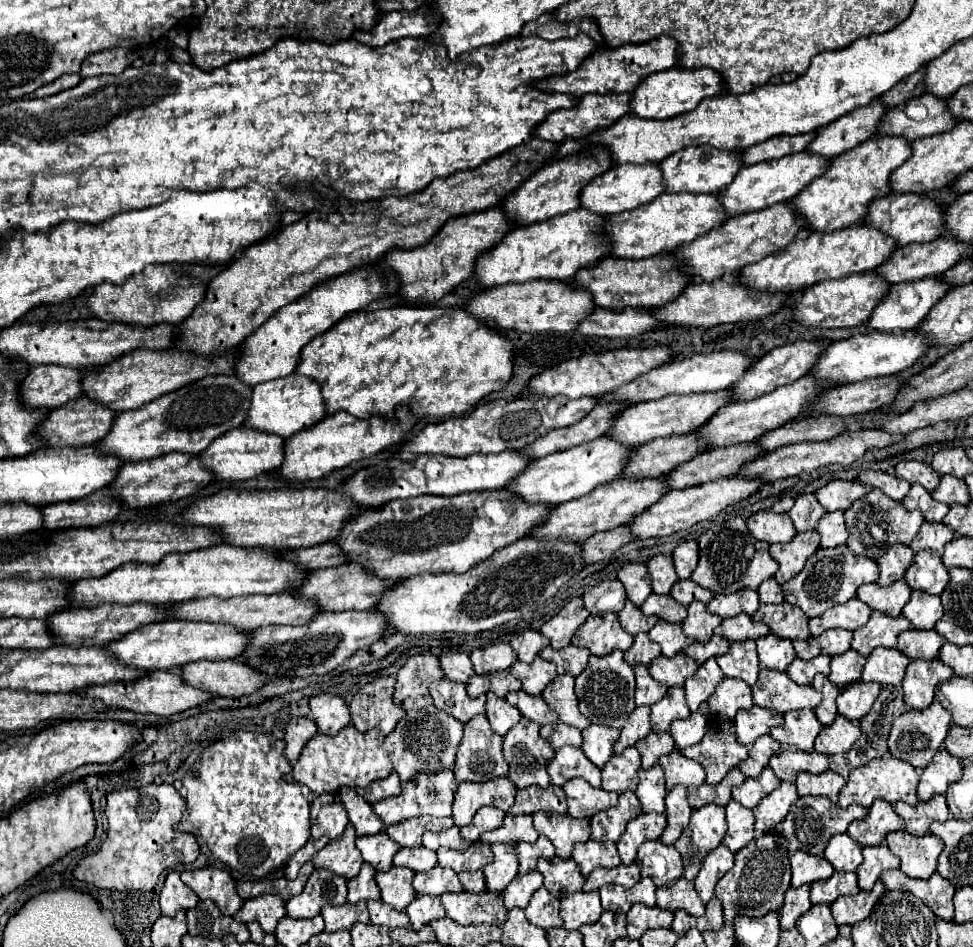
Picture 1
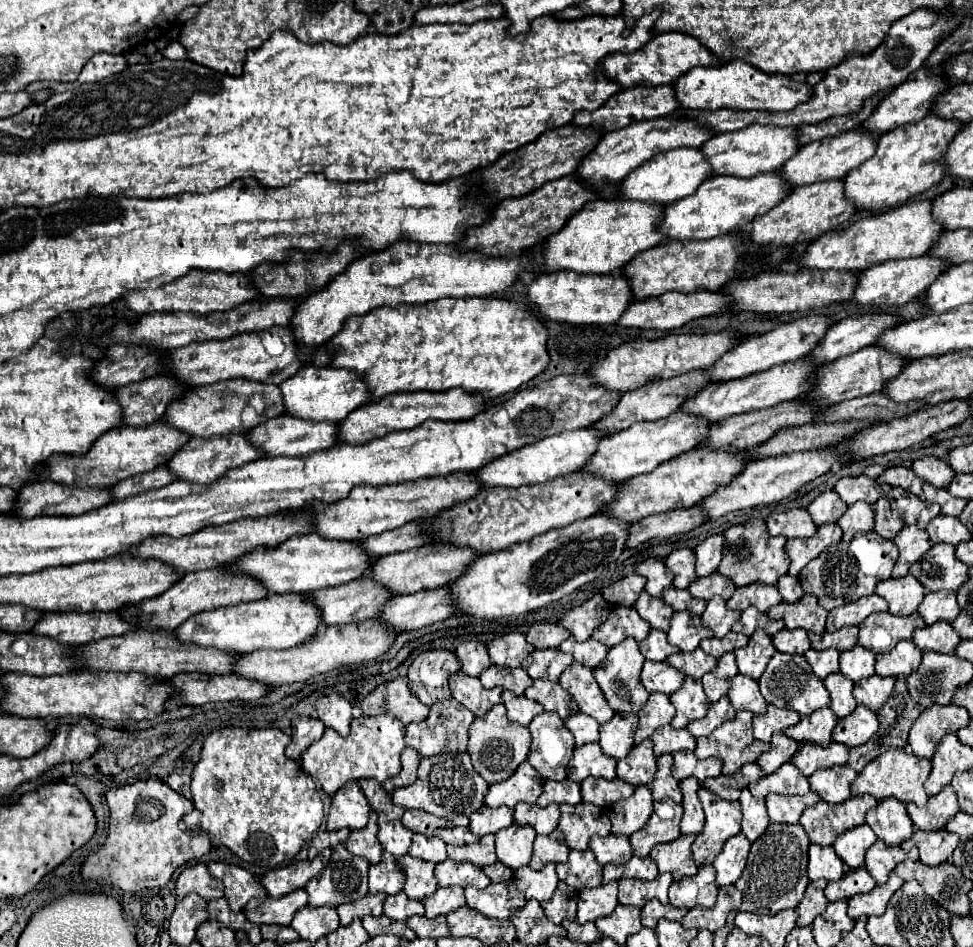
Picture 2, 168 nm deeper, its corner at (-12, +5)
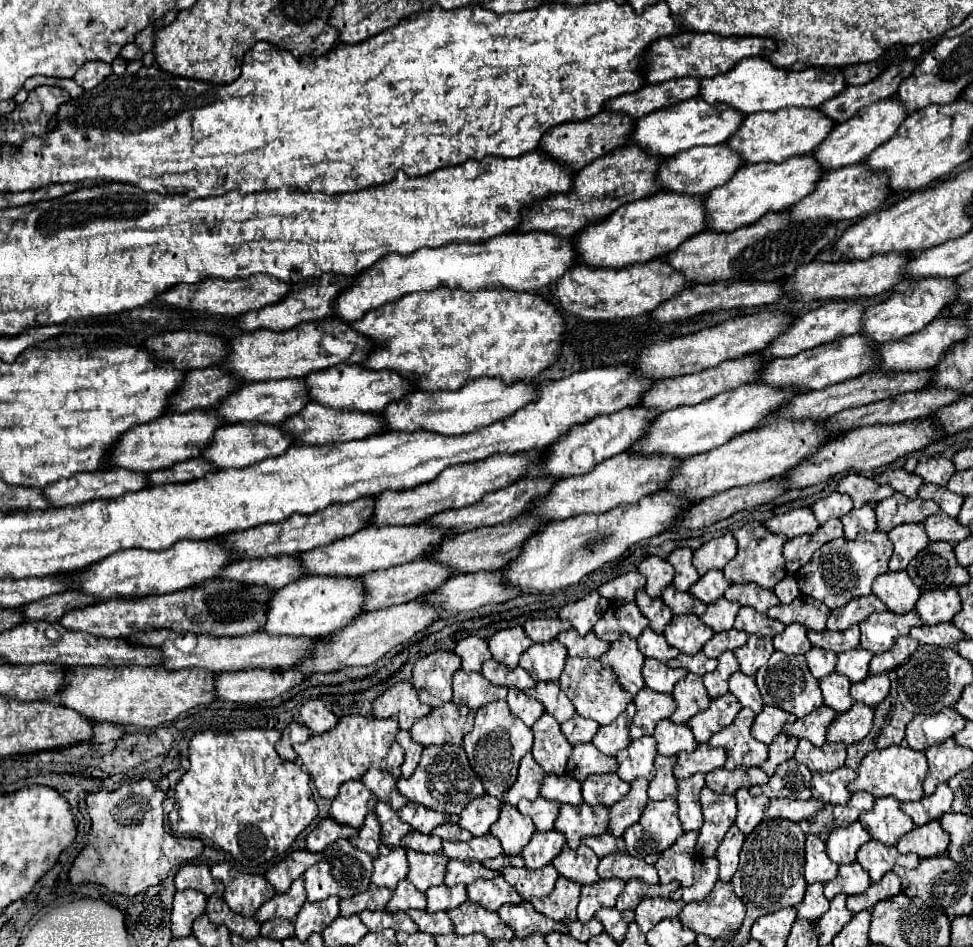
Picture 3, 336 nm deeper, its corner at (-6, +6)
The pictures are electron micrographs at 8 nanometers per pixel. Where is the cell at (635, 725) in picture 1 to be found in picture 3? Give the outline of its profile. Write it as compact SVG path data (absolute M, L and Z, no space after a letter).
M647 688L639 690L633 704L637 706L637 714L629 730L631 740L641 738L645 734L653 734L657 722L663 718L669 718L675 710L675 700L671 694L659 694Z

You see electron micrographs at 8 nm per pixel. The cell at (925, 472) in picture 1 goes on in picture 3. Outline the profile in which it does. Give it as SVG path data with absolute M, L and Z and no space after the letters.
M937 456L937 458L929 458L925 462L919 462L915 468L915 474L921 476L925 482L937 484L937 486L947 486L949 478L955 474L955 466L951 460Z

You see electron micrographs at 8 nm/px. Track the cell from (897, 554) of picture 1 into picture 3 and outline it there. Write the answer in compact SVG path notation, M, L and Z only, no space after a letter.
M901 524L889 532L889 540L893 542L895 550L889 560L889 570L905 570L907 564L929 544L923 524Z

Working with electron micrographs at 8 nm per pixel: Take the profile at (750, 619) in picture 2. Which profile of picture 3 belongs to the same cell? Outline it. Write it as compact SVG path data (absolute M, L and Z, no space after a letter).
M743 606L735 618L735 630L757 636L775 636L785 630L785 624L781 624L779 620L771 620L767 618L767 614L761 614L749 606Z

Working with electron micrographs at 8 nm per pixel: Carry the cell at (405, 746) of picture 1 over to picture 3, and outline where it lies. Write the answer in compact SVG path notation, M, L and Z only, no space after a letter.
M447 702L435 708L429 716L419 718L413 728L411 736L415 742L429 746L429 744L463 744L463 736L473 728L475 712L457 706L455 702Z

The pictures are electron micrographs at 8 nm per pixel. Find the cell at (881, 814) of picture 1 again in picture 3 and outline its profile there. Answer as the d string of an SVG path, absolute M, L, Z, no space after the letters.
M895 798L875 800L873 810L863 812L859 816L859 822L865 826L873 840L879 840L887 846L895 846L903 834L915 828L913 820L905 812L901 812Z

